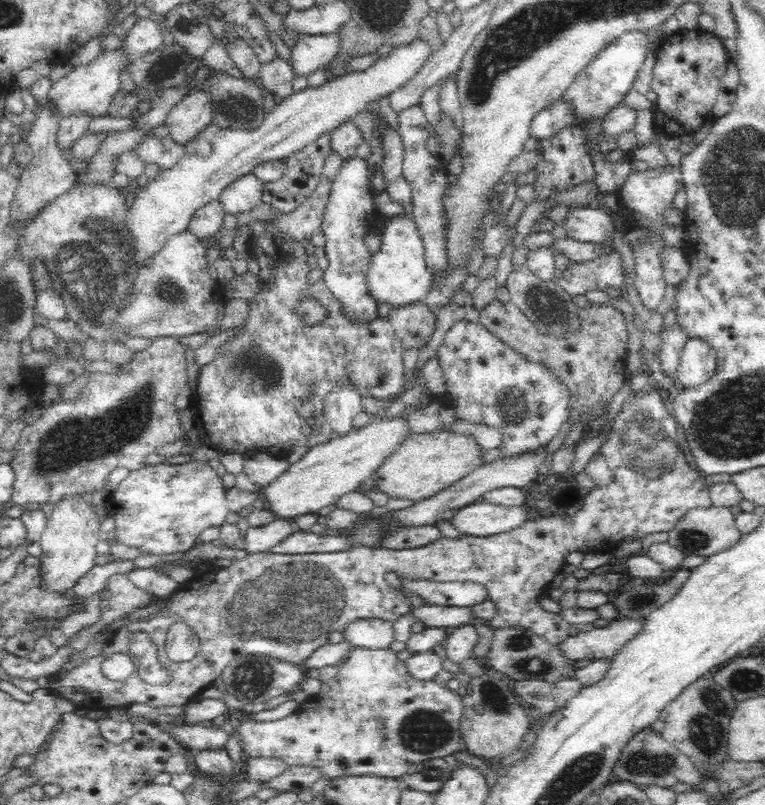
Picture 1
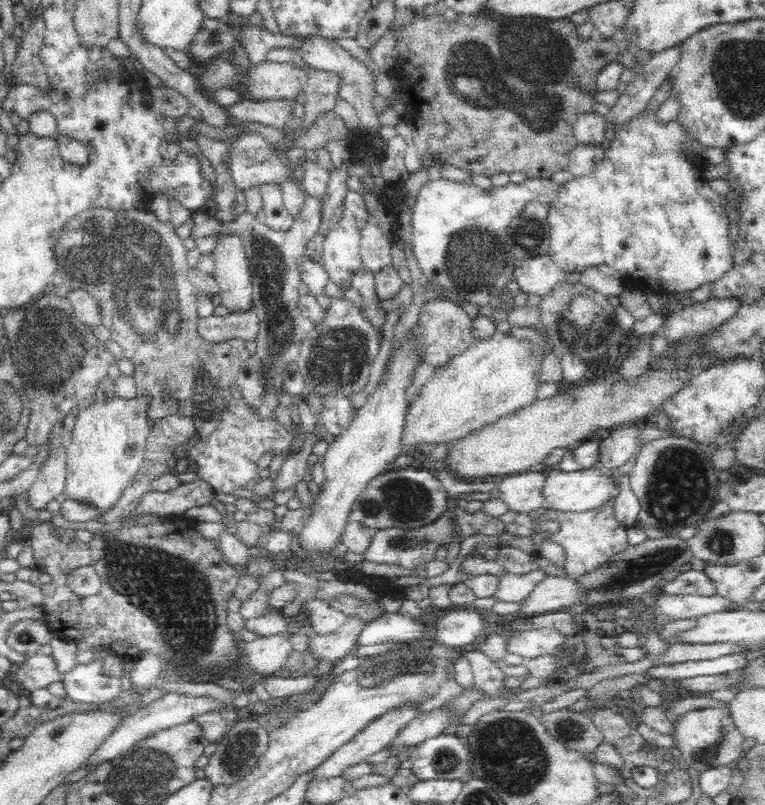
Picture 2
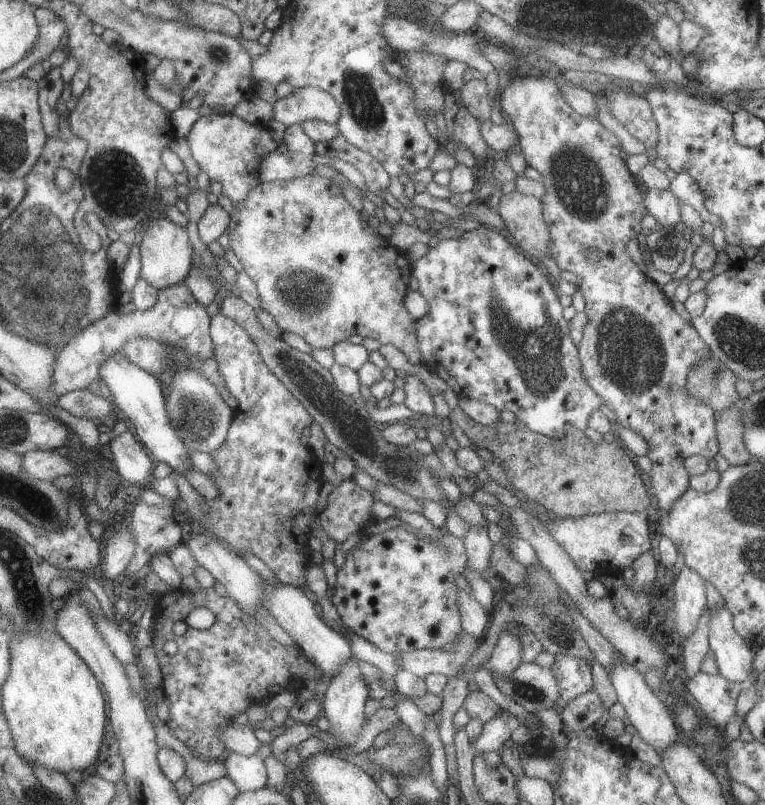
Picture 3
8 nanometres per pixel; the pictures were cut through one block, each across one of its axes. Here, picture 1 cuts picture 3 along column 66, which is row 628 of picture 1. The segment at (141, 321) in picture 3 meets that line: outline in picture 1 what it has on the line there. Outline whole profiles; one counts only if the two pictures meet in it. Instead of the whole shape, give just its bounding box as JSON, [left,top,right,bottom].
[344,619,394,649]

